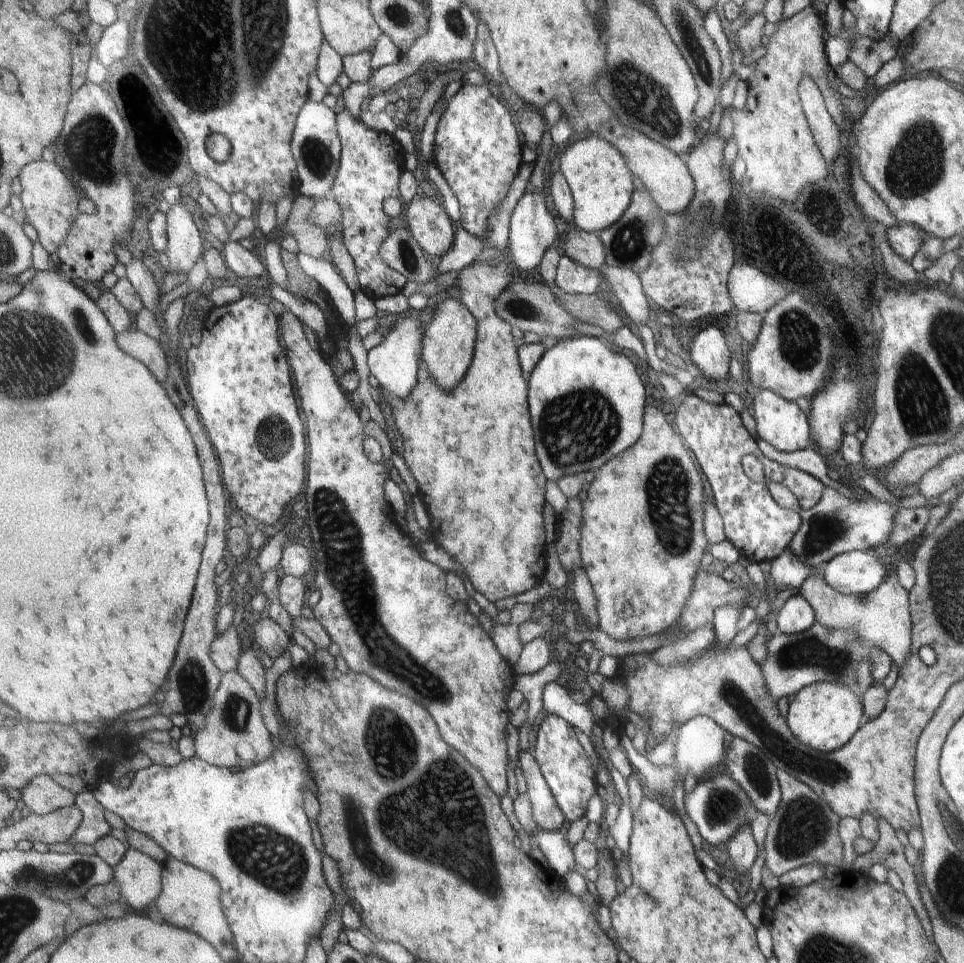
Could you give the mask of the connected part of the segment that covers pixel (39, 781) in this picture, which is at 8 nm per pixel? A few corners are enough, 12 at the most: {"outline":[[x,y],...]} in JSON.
{"outline":[[50,775],[22,790],[32,813],[48,816],[76,804],[75,792]]}

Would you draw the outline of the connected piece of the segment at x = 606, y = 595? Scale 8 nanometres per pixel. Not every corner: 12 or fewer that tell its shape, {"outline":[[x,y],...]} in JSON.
{"outline":[[650,404],[595,472],[584,569],[601,628],[682,618],[709,539],[699,462]]}

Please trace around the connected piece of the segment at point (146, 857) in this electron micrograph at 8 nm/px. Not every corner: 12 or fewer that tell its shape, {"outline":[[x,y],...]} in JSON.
{"outline":[[130,848],[115,868],[127,906],[147,912],[165,865]]}

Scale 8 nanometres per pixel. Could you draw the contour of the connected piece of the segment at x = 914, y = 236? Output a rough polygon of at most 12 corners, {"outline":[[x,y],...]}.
{"outline":[[910,223],[885,232],[908,262],[921,250],[925,231]]}

